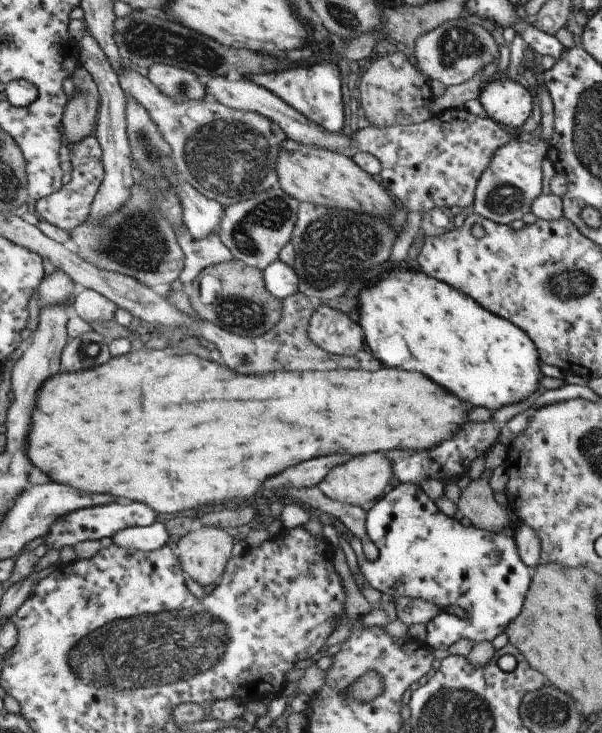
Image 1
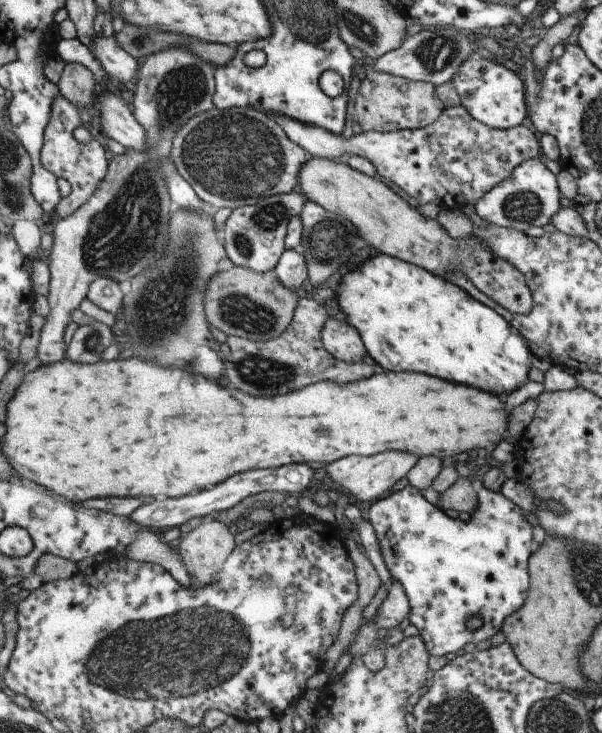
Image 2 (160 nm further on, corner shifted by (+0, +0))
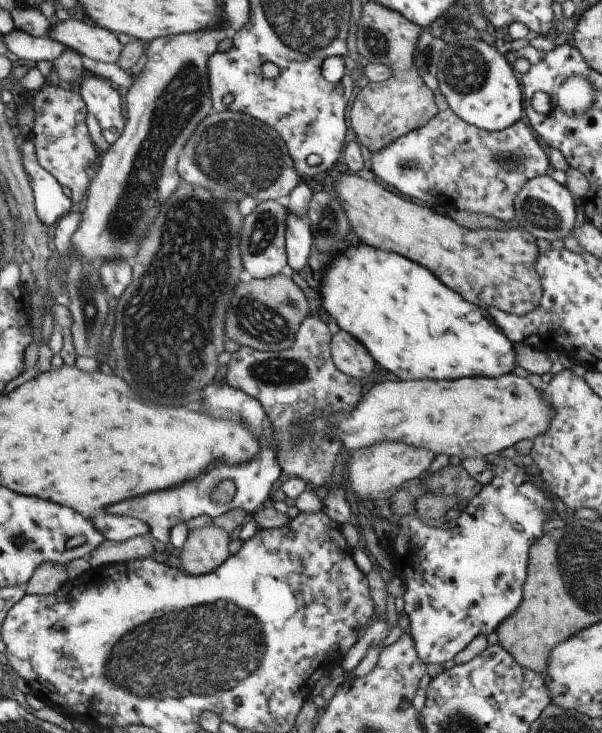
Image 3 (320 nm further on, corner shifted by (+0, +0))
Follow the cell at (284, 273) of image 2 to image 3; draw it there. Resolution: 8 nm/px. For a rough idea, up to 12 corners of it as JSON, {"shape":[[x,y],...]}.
{"shape":[[287,211],[284,250],[288,272],[308,263],[307,219]]}

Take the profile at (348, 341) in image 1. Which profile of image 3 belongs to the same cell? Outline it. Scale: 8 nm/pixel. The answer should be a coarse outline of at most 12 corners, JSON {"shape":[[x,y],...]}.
{"shape":[[345,330],[330,336],[335,368],[367,378],[373,360]]}

